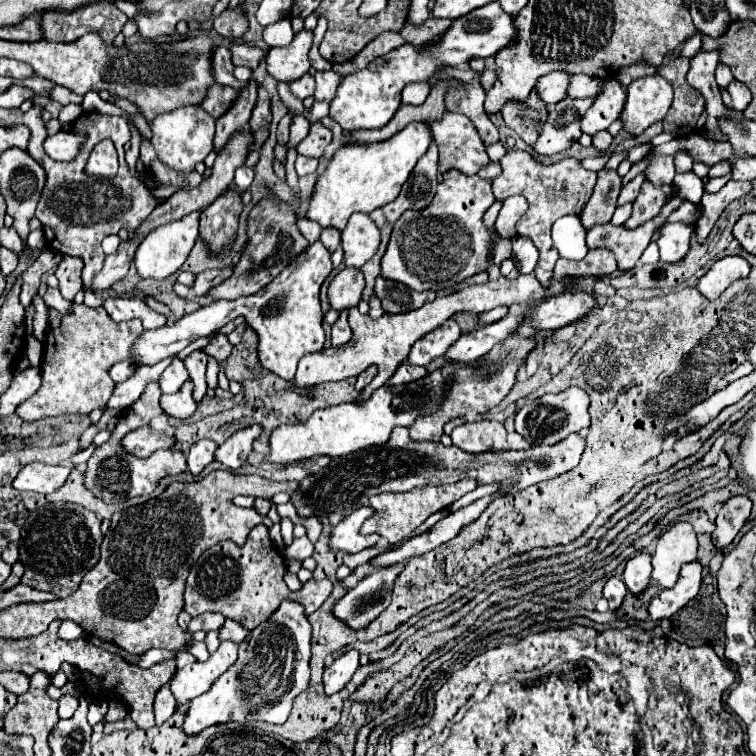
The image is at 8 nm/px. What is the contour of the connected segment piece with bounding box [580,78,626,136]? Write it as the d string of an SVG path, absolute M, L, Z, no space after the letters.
M610 78L604 86L604 92L596 98L592 108L580 120L582 132L594 136L596 132L606 130L620 116L624 102L626 102L626 88L620 88L620 84L616 84L616 80Z

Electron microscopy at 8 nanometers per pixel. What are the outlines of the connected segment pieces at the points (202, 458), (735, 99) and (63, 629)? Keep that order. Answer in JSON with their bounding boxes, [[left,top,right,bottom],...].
[[186,440,216,474],[728,80,750,112],[58,620,84,640]]

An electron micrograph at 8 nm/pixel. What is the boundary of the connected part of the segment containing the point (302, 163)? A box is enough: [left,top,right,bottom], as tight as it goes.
[296,156,318,176]

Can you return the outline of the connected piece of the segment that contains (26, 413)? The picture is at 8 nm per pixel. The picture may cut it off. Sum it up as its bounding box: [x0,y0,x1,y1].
[16,304,142,422]

